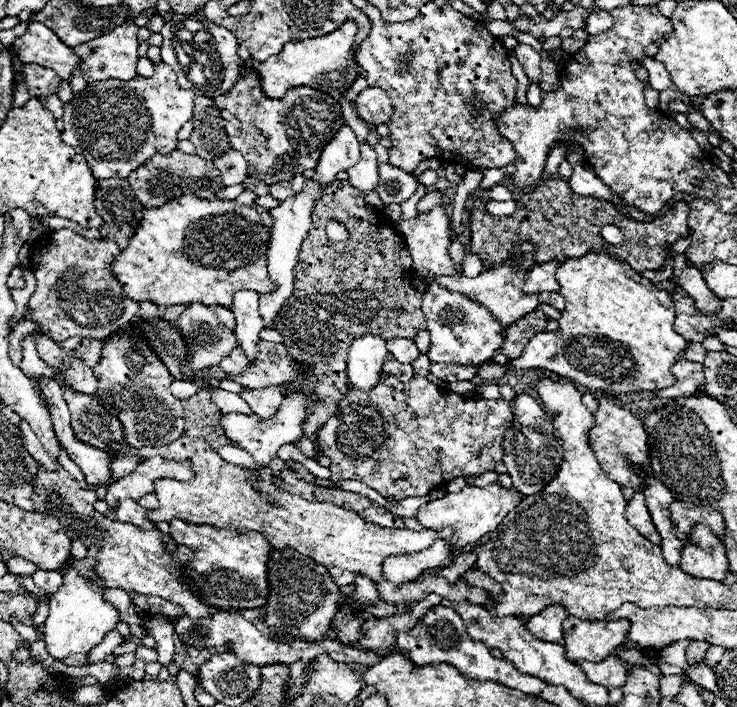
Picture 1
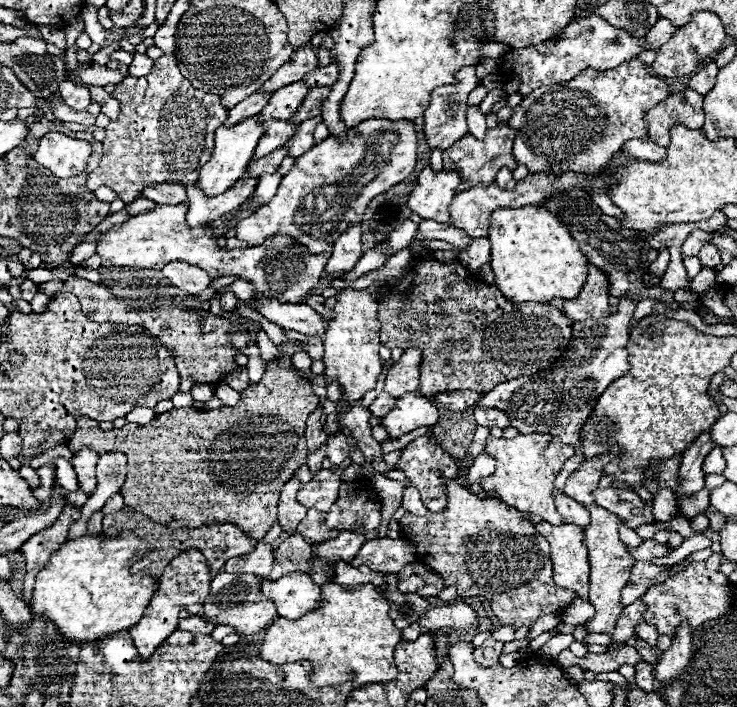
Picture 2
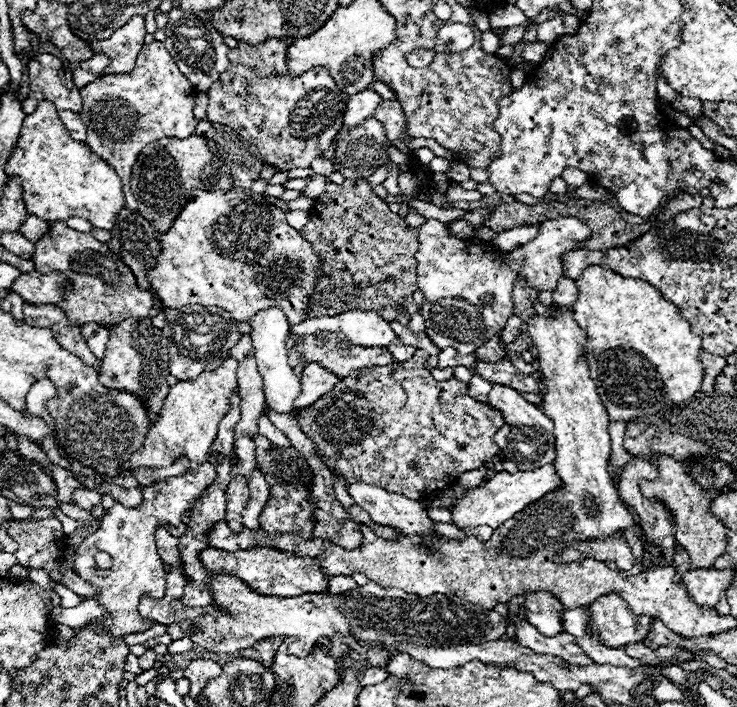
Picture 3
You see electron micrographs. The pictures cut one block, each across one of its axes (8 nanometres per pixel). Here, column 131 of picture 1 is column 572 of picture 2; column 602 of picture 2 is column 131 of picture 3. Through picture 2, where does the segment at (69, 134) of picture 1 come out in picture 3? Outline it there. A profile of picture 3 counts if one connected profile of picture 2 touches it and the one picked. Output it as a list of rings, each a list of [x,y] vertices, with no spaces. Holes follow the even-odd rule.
[[[162,42],[144,44],[136,68],[132,72],[124,72],[118,76],[102,76],[90,82],[80,90],[82,96],[82,122],[88,126],[88,144],[94,154],[102,160],[110,162],[118,176],[122,178],[124,194],[126,194],[126,208],[138,212],[138,201],[130,188],[130,174],[132,166],[142,152],[142,148],[160,138],[188,138],[196,128],[194,118],[194,86],[182,76],[176,62],[168,54]]]

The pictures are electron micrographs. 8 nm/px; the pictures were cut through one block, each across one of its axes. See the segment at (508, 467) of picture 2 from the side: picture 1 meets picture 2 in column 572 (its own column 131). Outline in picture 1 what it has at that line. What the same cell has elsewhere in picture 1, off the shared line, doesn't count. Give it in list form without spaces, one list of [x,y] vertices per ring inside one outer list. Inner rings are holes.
[[[182,436],[174,440],[168,446],[160,448],[142,448],[142,450],[132,450],[128,444],[114,444],[120,448],[118,456],[140,456],[142,460],[150,456],[162,456],[168,460],[190,460],[194,468],[194,478],[188,482],[172,480],[172,478],[162,478],[156,484],[156,496],[160,500],[158,510],[148,510],[148,518],[152,522],[170,522],[174,518],[184,520],[188,524],[208,524],[214,528],[224,528],[224,530],[234,530],[238,534],[244,532],[260,532],[270,540],[274,548],[292,548],[304,556],[310,556],[322,566],[336,566],[342,570],[350,570],[354,574],[368,576],[380,594],[382,600],[386,602],[420,602],[428,594],[438,594],[444,600],[468,600],[472,604],[480,606],[490,606],[492,598],[486,590],[476,588],[468,584],[462,576],[458,576],[456,582],[448,582],[444,576],[436,576],[430,572],[422,572],[416,580],[394,586],[390,580],[384,578],[382,574],[382,564],[388,556],[400,556],[400,554],[414,554],[422,552],[428,546],[432,546],[438,538],[450,540],[454,534],[454,528],[444,528],[444,530],[408,530],[408,528],[384,528],[372,522],[362,520],[358,514],[352,510],[346,510],[342,506],[330,504],[330,502],[310,502],[300,498],[298,494],[290,494],[278,486],[272,484],[270,478],[270,468],[256,472],[248,470],[236,464],[230,464],[218,456],[218,452],[204,440],[200,438],[190,438]],[[252,476],[262,476],[260,482],[252,480]],[[258,492],[264,492],[272,496],[278,506],[268,504],[264,498],[258,496]]]

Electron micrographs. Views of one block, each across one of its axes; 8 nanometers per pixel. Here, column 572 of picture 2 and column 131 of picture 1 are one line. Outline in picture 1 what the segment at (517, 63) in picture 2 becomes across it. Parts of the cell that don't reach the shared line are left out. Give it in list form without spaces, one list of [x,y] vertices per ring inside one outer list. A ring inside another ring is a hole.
[[[126,20],[122,26],[114,28],[102,38],[94,38],[82,46],[76,46],[74,52],[82,56],[80,68],[86,72],[86,80],[98,82],[98,80],[130,80],[136,76],[136,62],[138,62],[138,26],[132,20]]]

